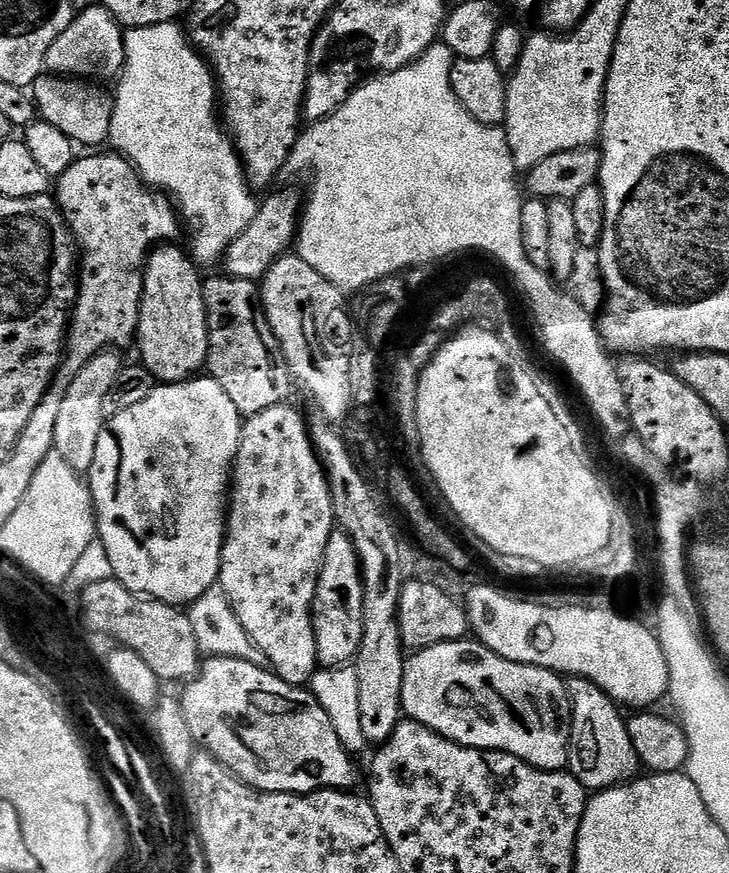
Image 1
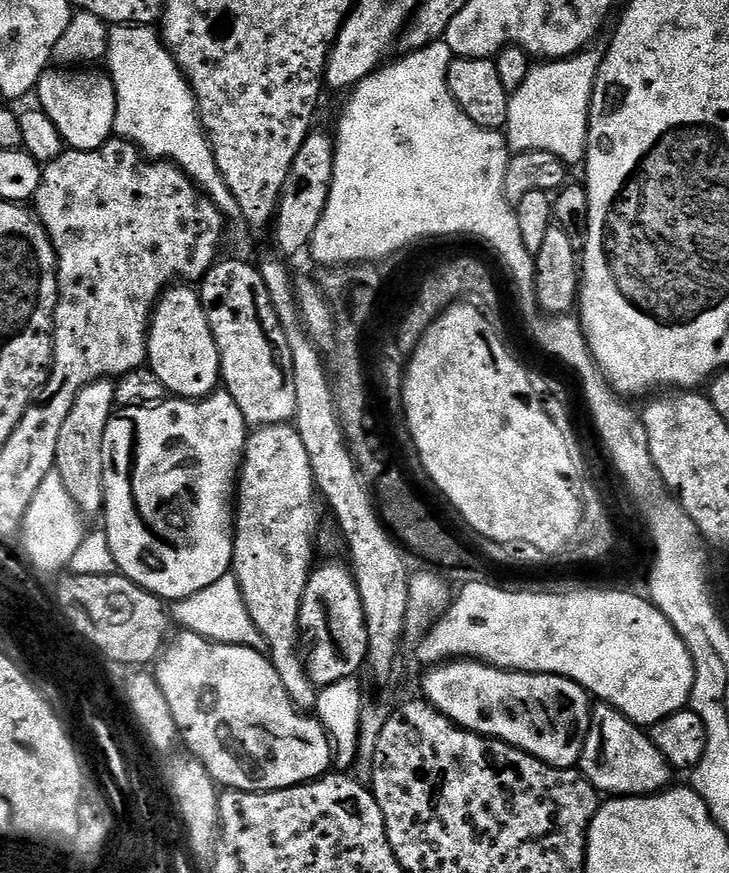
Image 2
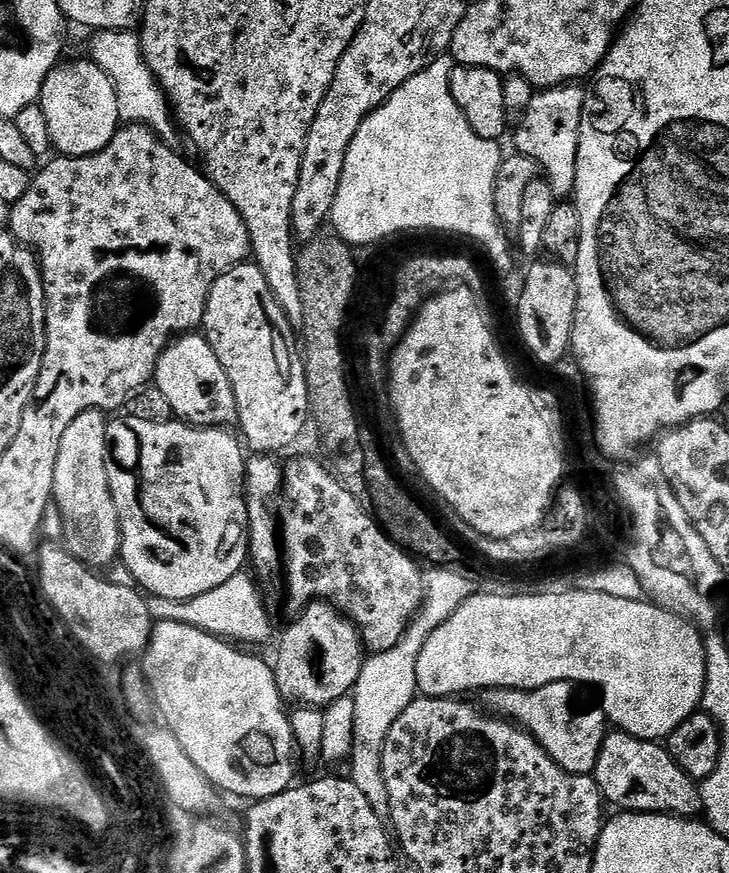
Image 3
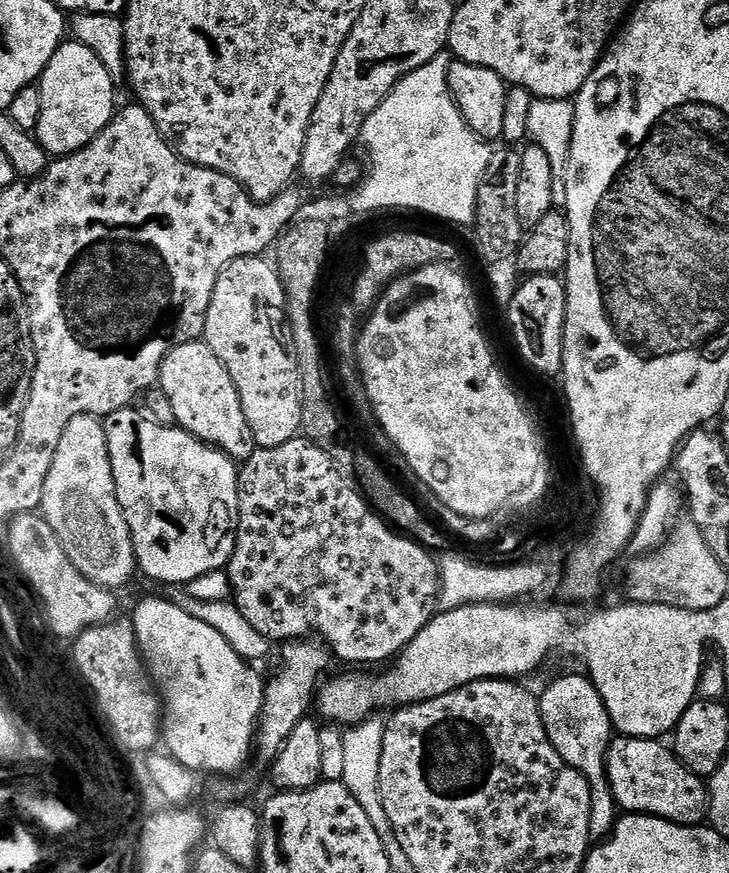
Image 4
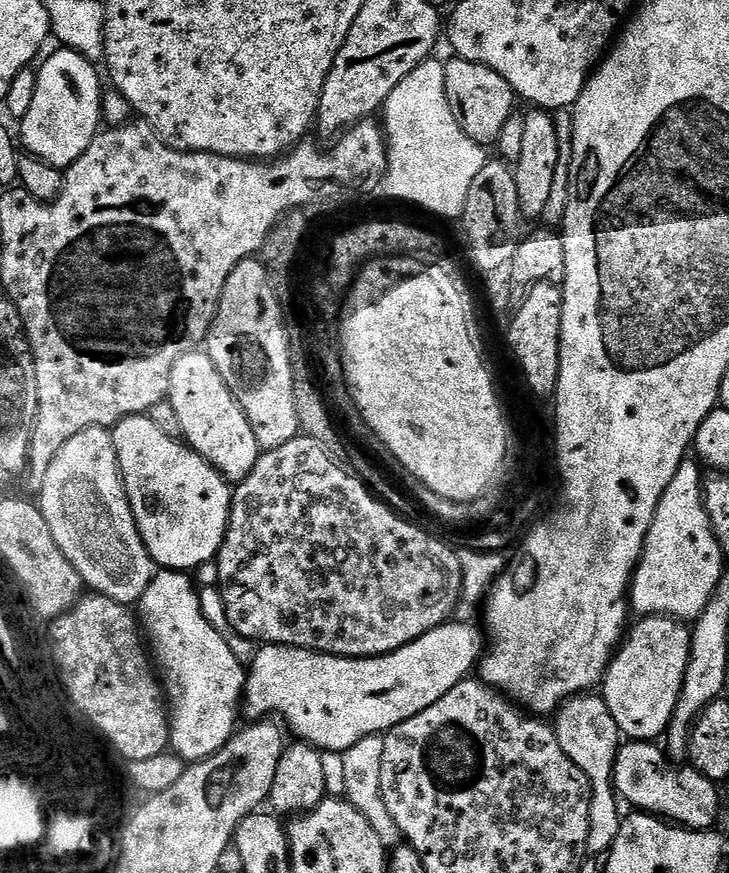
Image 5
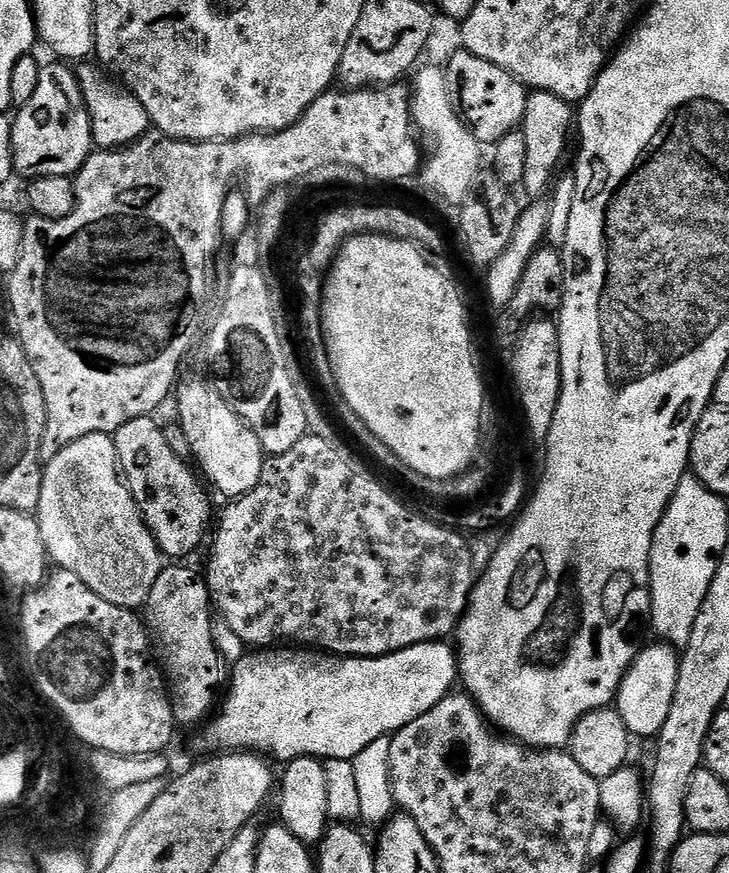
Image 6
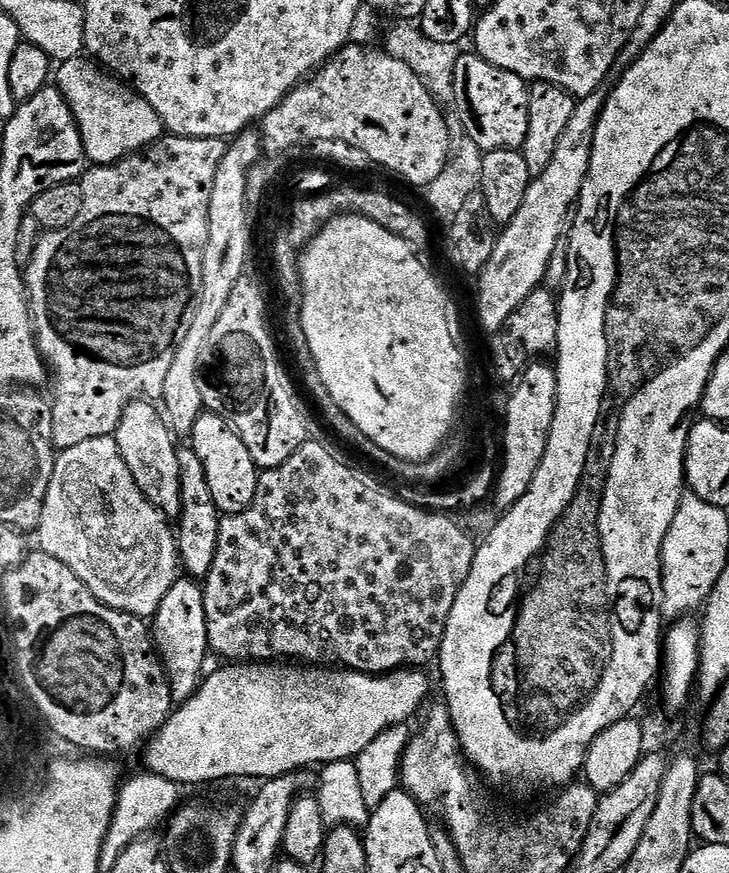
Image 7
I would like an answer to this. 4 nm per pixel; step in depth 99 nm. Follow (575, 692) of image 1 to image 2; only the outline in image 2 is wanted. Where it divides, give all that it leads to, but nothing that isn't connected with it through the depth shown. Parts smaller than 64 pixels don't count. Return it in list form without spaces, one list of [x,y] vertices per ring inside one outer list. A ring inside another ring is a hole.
[[[597,703],[592,710],[590,730],[580,755],[579,771],[583,772],[597,792],[609,797],[653,796],[673,783],[674,769],[654,746],[651,735],[641,725],[632,723],[608,704]]]

